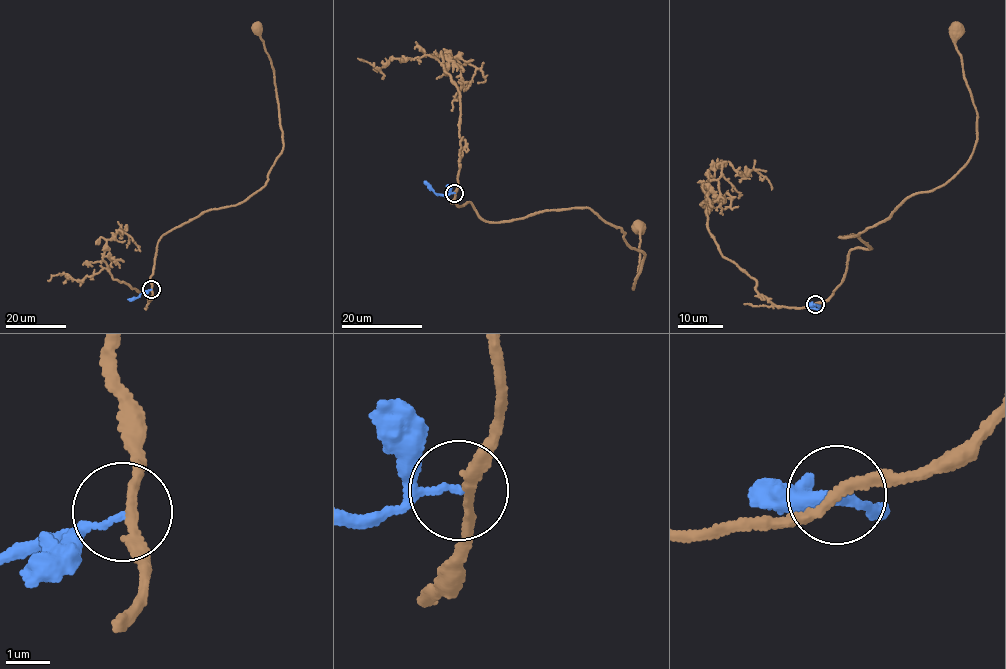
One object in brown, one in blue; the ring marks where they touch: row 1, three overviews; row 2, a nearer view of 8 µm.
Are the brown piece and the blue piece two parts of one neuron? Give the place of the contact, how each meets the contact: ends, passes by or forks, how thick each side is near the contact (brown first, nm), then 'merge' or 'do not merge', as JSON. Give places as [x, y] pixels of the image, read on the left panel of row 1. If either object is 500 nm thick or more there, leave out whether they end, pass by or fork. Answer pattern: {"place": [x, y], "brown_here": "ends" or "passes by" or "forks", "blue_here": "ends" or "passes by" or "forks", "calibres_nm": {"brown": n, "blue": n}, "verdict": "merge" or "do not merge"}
{"place": [151, 289], "brown_here": "passes by", "blue_here": "ends", "calibres_nm": {"brown": 200, "blue": 150}, "verdict": "do not merge"}

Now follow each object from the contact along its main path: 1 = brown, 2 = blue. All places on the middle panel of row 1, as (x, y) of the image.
1: (455, 193), (452, 203), (469, 201), (482, 219), (496, 223), (589, 208), (643, 251), (632, 288), (638, 229)
2: (454, 193), (438, 195), (425, 180)

